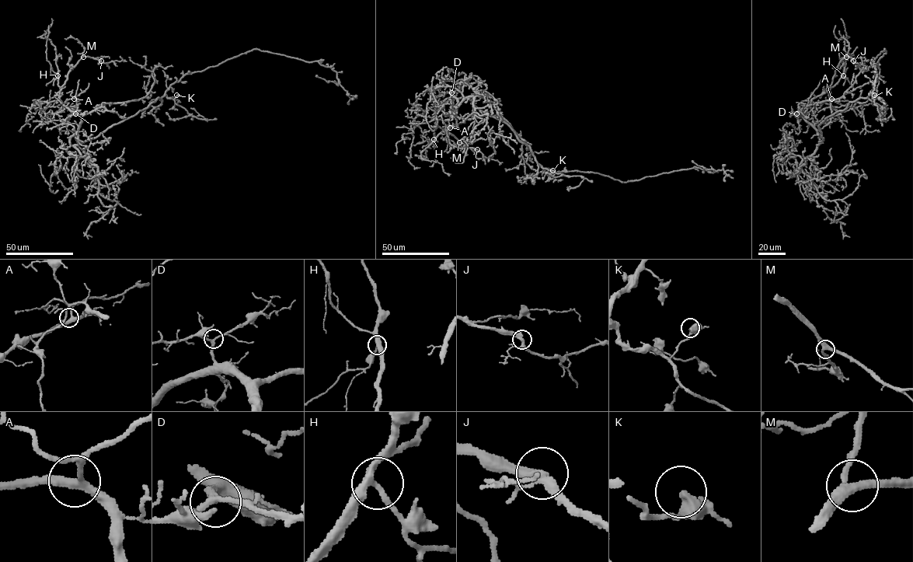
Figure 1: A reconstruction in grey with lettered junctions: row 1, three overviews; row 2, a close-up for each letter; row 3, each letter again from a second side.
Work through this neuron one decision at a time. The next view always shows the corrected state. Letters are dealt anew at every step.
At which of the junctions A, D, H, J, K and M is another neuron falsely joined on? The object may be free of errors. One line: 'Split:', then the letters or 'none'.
Split: none

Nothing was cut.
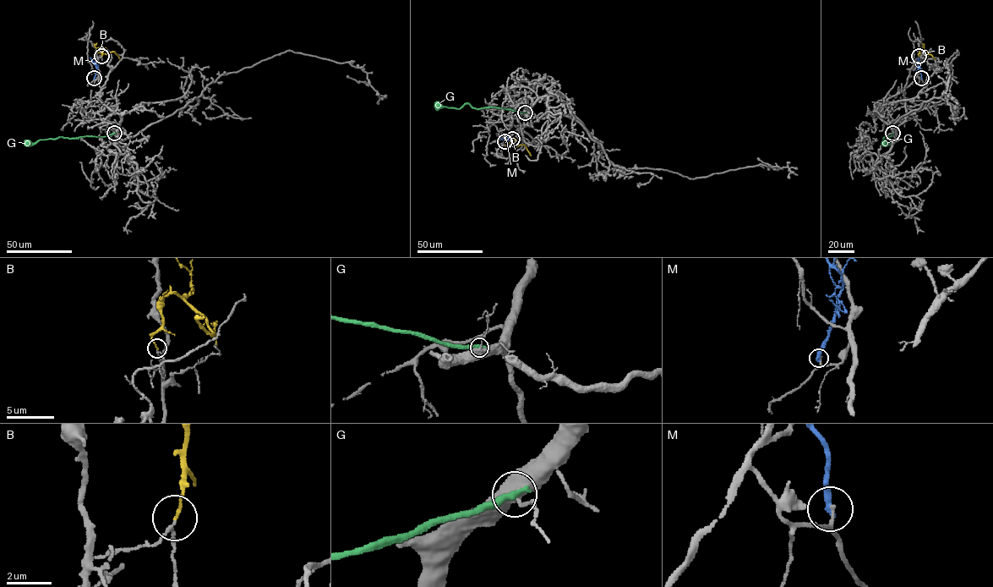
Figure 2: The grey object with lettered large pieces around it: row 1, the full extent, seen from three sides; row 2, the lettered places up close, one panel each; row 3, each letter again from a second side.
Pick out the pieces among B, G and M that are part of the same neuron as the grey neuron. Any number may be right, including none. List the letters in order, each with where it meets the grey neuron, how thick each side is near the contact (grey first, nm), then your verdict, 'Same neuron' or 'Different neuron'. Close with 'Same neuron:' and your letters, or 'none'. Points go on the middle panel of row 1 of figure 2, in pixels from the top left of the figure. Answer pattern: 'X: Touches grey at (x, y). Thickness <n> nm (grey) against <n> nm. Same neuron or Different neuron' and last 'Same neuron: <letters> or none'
B: Touches grey at (512, 139). Thickness 90 nm (grey) against 110 nm. Different neuron
G: Touches grey at (525, 112). Thickness 440 nm (grey) against 340 nm. Different neuron
M: Touches grey at (504, 141). Thickness 100 nm (grey) against 340 nm. Different neuron
Same neuron: none

